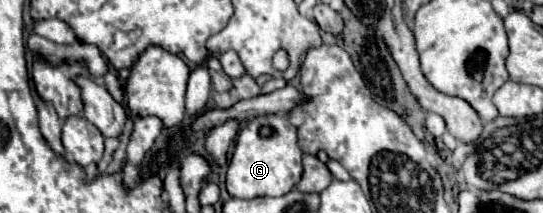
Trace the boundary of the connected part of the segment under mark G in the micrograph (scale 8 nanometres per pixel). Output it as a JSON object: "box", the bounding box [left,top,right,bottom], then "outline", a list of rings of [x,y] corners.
{"box":[227,115,303,197],"outline":[[[265,115],[249,119],[237,135],[235,153],[227,169],[227,191],[233,197],[279,197],[289,193],[301,179],[303,165],[301,165],[303,151],[297,143],[297,127],[283,115]]]}

